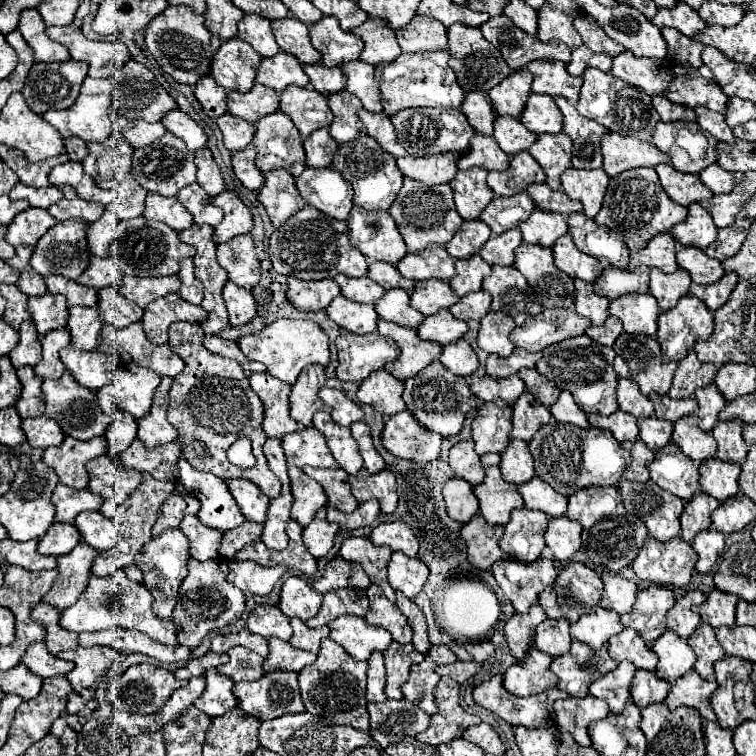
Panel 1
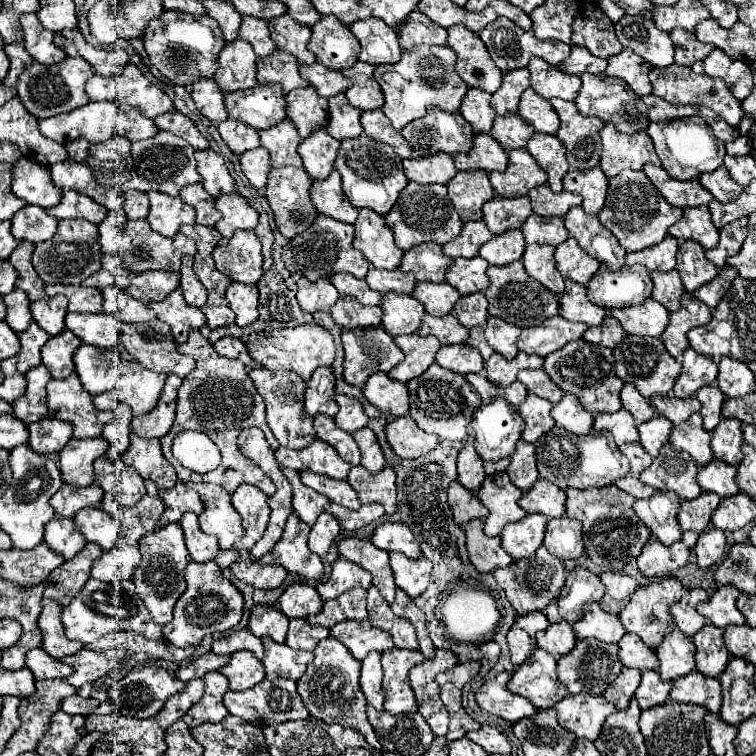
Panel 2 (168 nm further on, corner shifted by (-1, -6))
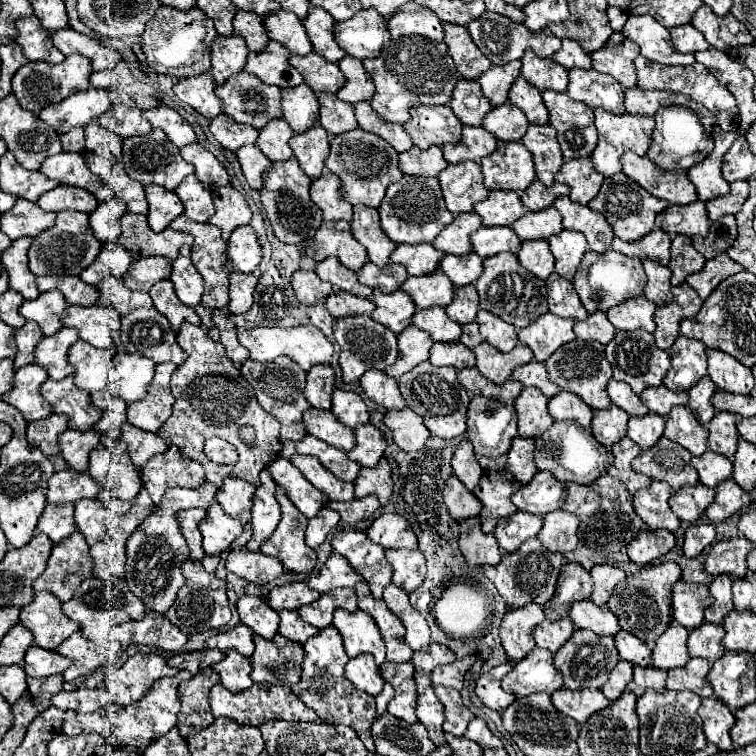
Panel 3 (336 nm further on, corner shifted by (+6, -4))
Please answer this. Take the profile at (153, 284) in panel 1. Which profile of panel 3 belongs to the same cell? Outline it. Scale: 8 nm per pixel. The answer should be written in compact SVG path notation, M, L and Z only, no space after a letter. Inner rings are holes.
M144 257L130 265L128 273L122 277L132 291L150 291L150 287L172 273L172 261L166 257Z

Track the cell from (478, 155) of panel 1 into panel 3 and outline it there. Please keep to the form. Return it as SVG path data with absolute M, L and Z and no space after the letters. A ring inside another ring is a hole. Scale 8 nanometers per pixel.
M464 127L462 141L456 145L444 145L444 159L448 163L462 163L462 161L480 161L492 151L498 149L498 139L482 127Z

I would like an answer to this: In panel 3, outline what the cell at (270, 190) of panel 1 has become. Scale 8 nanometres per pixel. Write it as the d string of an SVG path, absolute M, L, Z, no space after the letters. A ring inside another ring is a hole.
M292 157L288 161L272 163L272 167L262 177L260 201L268 213L268 221L274 229L274 235L284 243L300 243L316 233L322 223L322 213L310 199L310 183L312 179L300 169L298 161Z

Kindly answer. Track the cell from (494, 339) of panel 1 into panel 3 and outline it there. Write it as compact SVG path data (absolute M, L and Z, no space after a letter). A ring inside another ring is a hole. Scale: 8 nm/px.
M478 311L476 323L480 325L480 335L486 343L490 343L492 347L496 347L502 353L508 353L516 347L518 337L516 337L516 329L514 325L502 321L500 317L488 313L488 311Z

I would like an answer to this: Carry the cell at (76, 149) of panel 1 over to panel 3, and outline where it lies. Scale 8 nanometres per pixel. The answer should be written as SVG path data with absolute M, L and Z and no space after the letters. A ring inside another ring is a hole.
M74 127L68 133L60 135L62 141L62 149L68 153L82 153L84 149L84 129L82 127Z

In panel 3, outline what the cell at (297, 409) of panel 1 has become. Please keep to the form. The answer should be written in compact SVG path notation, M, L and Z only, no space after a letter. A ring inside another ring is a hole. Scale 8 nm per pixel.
M314 365L306 377L304 395L308 403L316 409L330 409L332 407L332 391L334 391L334 371L330 365Z

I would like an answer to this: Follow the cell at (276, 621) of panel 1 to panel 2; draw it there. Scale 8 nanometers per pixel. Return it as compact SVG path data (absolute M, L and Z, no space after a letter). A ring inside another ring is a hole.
M255 605L249 617L249 631L255 637L269 637L275 643L285 643L289 619L275 605Z

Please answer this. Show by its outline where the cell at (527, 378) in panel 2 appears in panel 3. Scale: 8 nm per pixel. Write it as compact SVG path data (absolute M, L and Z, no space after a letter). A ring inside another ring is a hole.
M532 361L528 365L516 367L514 373L512 373L512 379L520 381L522 387L536 387L536 389L540 389L548 399L558 393L558 387L548 379L546 365L538 363L538 361Z

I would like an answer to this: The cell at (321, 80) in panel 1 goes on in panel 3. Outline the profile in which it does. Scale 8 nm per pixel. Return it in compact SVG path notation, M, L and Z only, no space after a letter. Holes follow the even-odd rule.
M308 53L304 57L292 55L290 63L304 75L306 85L310 85L314 93L322 93L322 91L338 93L338 89L346 81L342 71L338 69L338 63L324 61L324 57L316 55L316 53Z

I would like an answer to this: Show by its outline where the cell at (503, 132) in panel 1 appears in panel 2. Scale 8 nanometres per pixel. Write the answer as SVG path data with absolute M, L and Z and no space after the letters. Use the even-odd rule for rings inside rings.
M507 113L507 115L497 115L491 135L507 149L521 149L525 147L527 139L533 135L535 129L531 129L529 123L525 123L517 113Z

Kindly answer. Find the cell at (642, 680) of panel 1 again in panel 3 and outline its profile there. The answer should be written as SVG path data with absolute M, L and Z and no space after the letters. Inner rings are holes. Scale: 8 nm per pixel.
M634 667L634 679L628 683L628 691L640 697L646 689L664 691L666 687L666 671L654 667Z

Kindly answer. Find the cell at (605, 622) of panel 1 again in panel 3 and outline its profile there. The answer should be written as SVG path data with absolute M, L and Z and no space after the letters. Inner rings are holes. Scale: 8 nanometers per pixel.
M590 599L572 603L570 619L578 629L590 629L600 637L614 635L618 631L618 619L614 617L614 613L606 605L596 607Z

